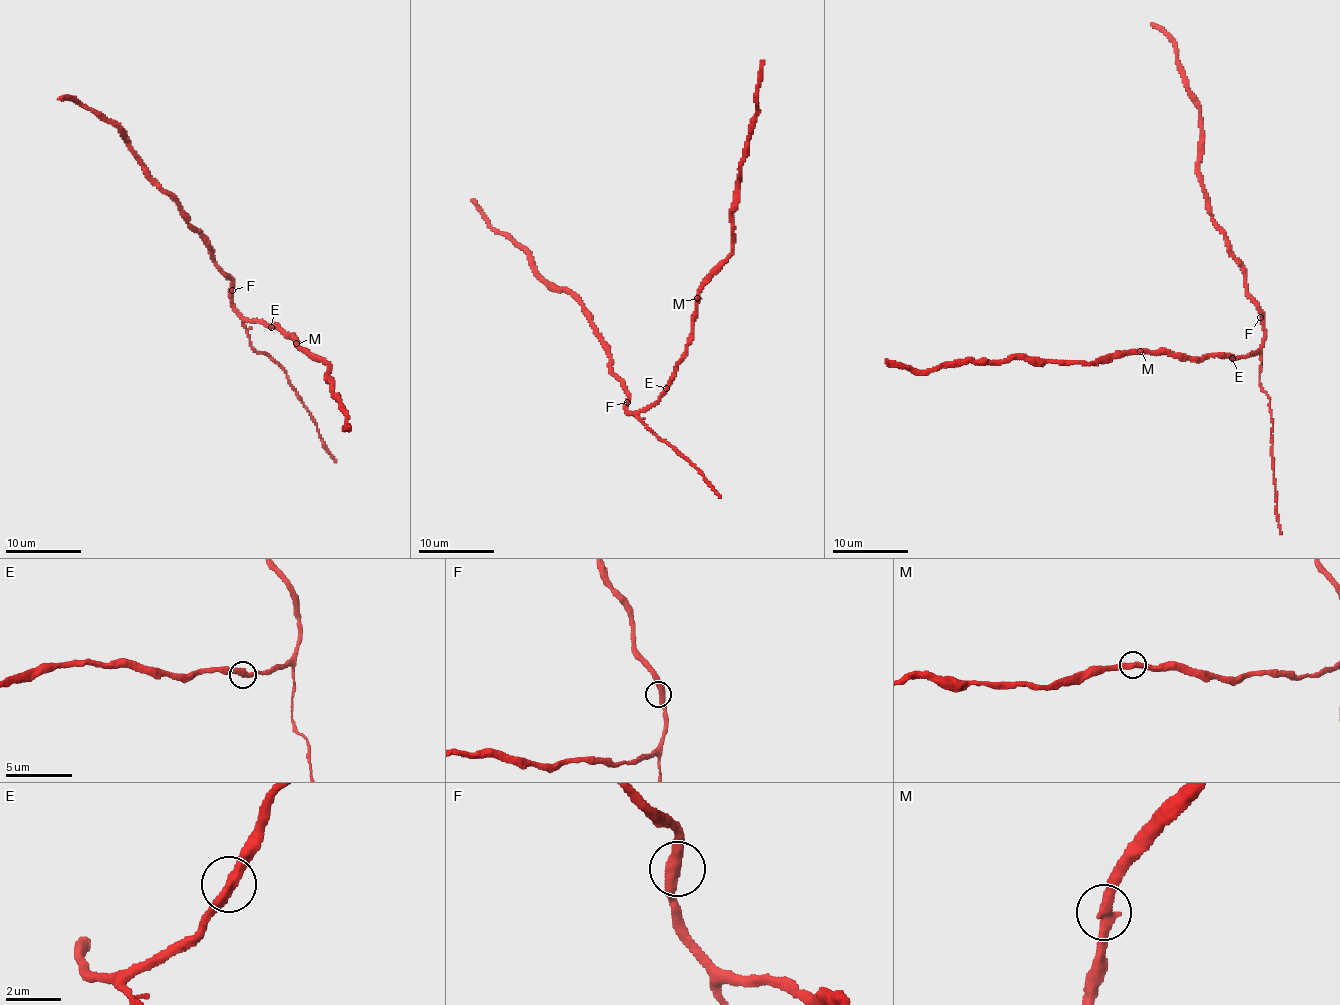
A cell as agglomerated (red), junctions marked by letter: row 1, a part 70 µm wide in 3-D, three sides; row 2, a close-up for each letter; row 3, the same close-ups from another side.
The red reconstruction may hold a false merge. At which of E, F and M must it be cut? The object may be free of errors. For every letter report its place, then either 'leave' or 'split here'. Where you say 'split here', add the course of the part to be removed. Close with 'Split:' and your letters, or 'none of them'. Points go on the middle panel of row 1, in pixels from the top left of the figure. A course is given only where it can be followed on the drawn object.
E: (666, 388) | leave
F: (627, 402) | leave
M: (697, 298) | leave
Split: none of them

